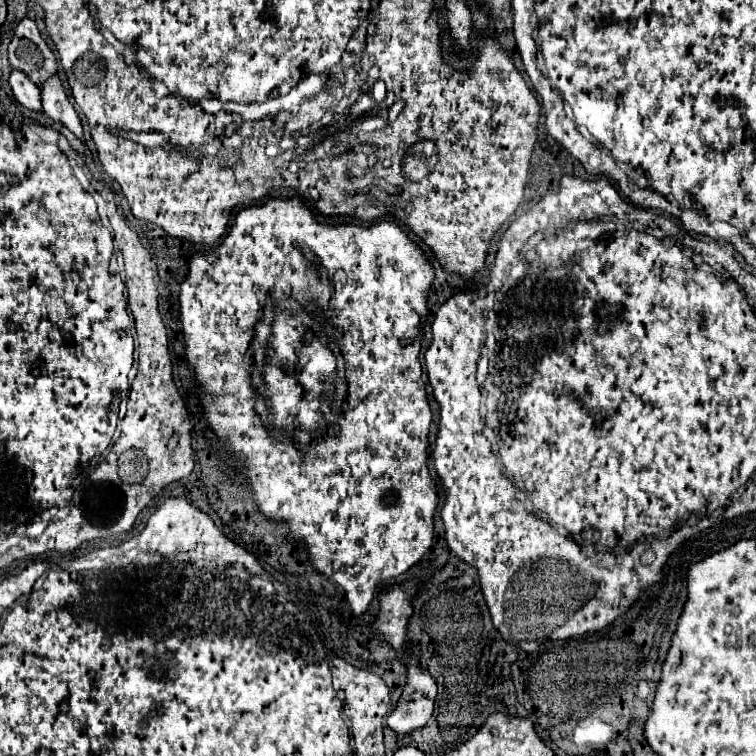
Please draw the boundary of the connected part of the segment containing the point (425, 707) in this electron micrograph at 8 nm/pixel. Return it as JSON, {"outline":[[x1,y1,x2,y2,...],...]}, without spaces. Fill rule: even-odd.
{"outline":[[410,660,406,688,394,712,388,716,386,724,398,734,418,730,432,716,434,700,436,700,436,680,428,672,422,672,416,660]]}

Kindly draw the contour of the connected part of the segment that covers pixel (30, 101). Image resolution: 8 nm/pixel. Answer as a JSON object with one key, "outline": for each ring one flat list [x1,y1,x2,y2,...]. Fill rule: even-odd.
{"outline":[[12,70,8,82,10,82,10,88,12,88,14,98,22,106,26,106,28,110,42,110,42,104,40,104,40,88,24,72]]}

